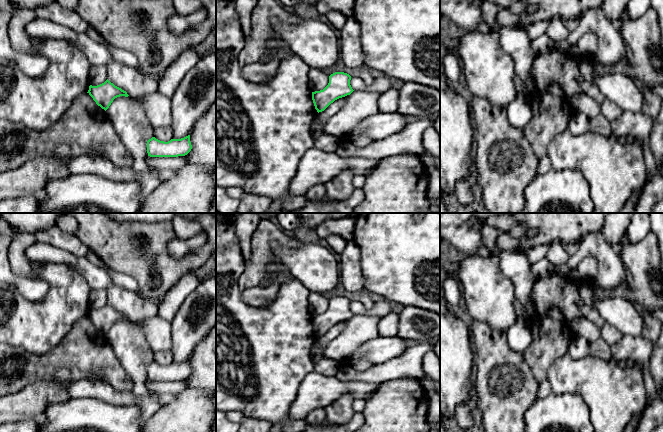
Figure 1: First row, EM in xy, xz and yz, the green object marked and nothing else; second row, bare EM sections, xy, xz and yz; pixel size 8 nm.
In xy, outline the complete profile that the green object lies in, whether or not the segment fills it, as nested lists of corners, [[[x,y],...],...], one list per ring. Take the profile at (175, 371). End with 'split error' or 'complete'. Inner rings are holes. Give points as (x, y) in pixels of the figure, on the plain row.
[[[190,359],[168,366],[152,361],[147,365],[147,377],[150,381],[178,381],[187,379],[192,373]]]; complete

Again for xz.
[[[335,296],[329,300],[329,307],[323,314],[312,316],[312,324],[317,336],[324,335],[335,324],[350,319],[354,315],[350,304],[349,298]]]; complete

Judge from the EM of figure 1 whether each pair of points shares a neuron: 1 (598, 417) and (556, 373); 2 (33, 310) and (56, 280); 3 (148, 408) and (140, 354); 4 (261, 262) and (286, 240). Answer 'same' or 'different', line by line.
1: same
2: same
3: same
4: same

